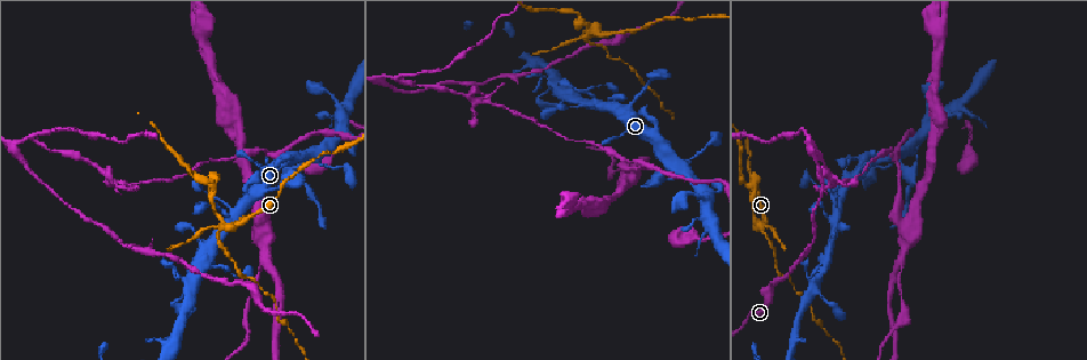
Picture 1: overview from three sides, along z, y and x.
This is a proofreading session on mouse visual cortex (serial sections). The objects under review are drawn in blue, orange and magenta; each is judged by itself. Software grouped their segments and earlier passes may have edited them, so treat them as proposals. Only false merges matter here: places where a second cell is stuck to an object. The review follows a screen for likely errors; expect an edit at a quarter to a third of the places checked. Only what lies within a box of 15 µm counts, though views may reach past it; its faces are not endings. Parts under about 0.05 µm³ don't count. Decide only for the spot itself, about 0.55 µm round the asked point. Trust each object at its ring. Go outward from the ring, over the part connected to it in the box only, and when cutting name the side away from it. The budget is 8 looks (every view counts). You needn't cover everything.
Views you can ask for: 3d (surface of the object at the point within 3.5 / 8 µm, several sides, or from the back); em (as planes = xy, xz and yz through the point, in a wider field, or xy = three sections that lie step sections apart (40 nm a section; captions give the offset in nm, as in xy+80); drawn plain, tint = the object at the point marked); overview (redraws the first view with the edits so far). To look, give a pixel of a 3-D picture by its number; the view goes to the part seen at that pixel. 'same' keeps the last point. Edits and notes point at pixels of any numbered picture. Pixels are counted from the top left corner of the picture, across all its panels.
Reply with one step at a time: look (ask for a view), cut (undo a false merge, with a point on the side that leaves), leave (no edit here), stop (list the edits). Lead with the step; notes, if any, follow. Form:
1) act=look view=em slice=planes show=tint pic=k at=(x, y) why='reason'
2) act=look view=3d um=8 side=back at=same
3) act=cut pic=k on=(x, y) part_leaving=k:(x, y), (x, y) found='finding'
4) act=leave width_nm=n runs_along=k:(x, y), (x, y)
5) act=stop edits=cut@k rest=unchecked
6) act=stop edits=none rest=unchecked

act=look view=3d um=3.5 pic=1 at=(588, 28) why='a fork'

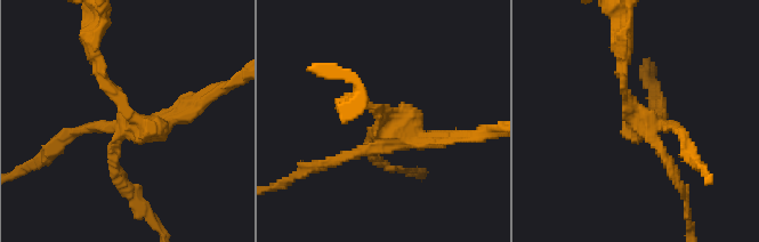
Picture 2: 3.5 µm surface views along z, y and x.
act=look view=em slice=xy step=2 show=tint pic=2 at=(390, 121) why='shape alone is not enough'

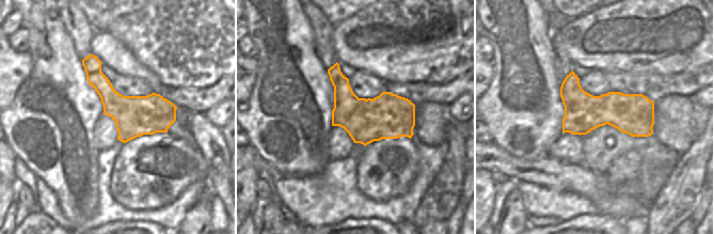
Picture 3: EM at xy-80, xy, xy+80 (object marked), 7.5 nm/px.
act=cut pic=2 on=(118, 93) found='a second cell is stuck on'

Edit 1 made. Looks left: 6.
act=look view=3d um=3.5 side=back pic=1 at=(613, 99)

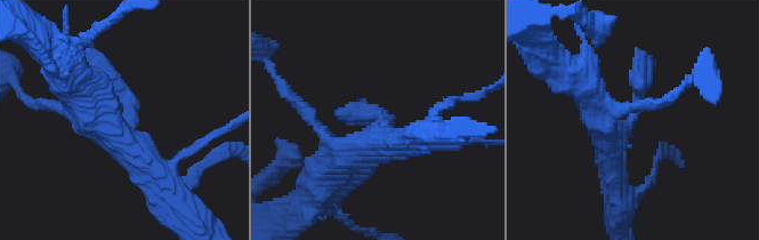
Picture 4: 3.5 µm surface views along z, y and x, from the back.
act=leave runs_along=4:(595, 104), (607, 136), (624, 129), (642, 55) found='one cell here'

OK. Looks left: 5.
act=look view=3d um=3.5 pic=1 at=(589, 91) why='sudden change in width'

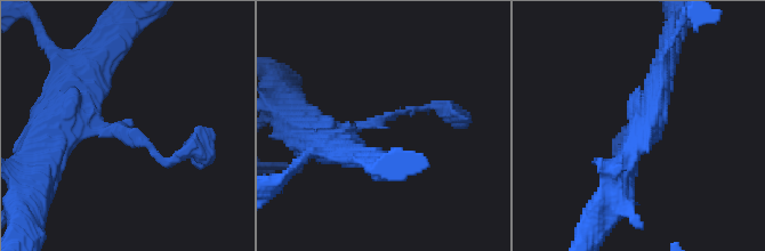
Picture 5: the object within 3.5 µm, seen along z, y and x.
act=look view=em slice=xy step=2 show=tint pic=5 at=(113, 127)

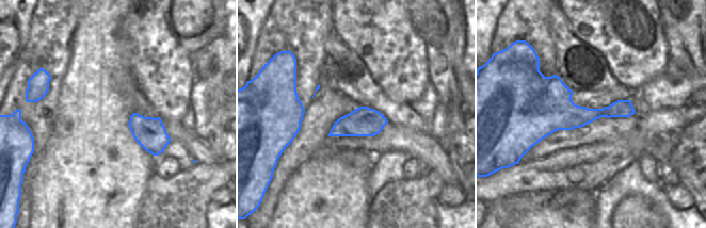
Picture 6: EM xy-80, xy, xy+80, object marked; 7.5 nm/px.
act=leave width_nm=220 runs_along=5:(66, 94), (83, 129), (126, 129), (175, 161) found='continuous, no second cell'

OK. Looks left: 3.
act=stop edits=cut@2 rest=unchecked

